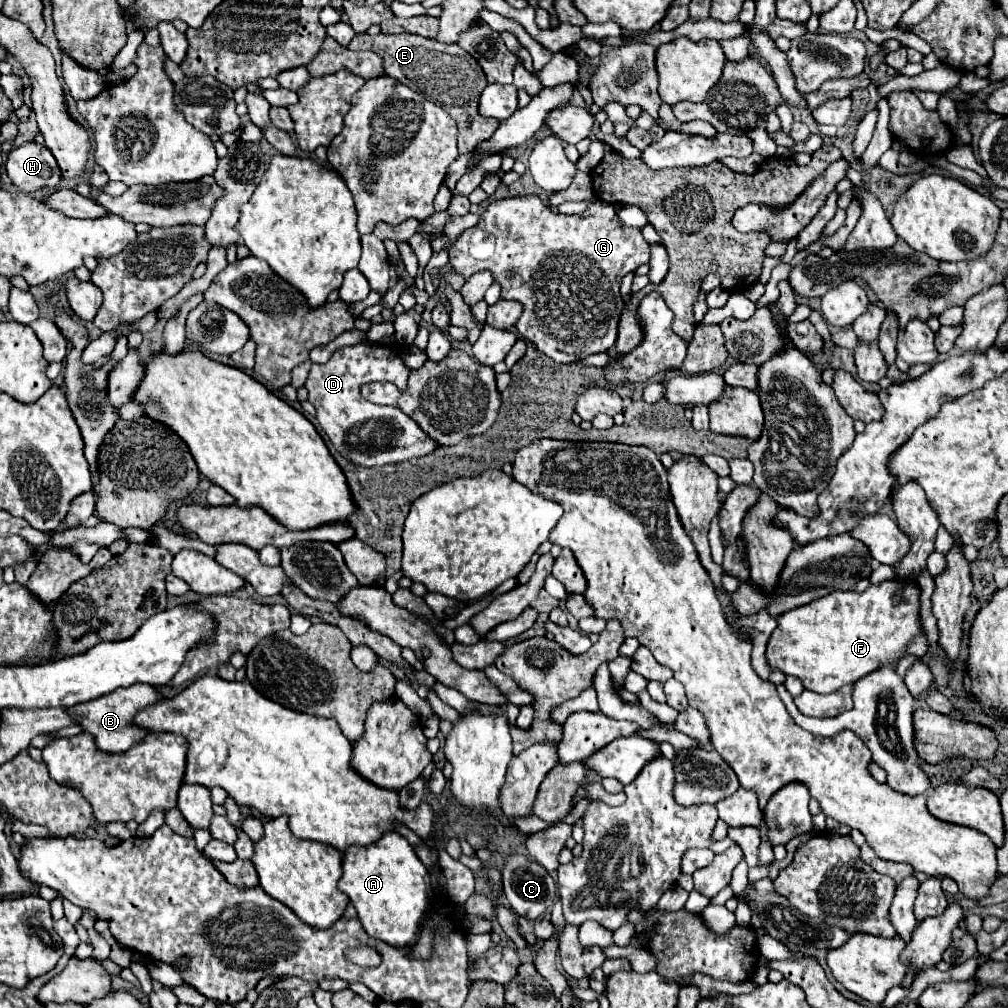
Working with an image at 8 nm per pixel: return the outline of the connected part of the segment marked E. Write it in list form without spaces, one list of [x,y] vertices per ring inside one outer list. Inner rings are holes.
[[[361,33],[355,35],[347,47],[353,51],[377,53],[383,59],[383,69],[387,75],[399,79],[413,91],[419,91],[419,95],[423,95],[425,99],[439,103],[439,107],[443,107],[443,111],[447,111],[457,121],[459,153],[471,153],[479,143],[487,141],[499,127],[497,119],[483,119],[477,111],[479,95],[487,87],[487,79],[479,63],[475,63],[475,59],[459,45],[435,43],[433,39],[413,33],[399,33],[399,35],[379,33],[375,37]]]

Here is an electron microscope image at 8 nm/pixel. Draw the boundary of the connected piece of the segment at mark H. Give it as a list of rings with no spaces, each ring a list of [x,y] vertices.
[[[27,141],[13,149],[7,155],[5,169],[11,183],[25,193],[53,191],[61,177],[53,153],[45,147],[45,143],[37,141]]]

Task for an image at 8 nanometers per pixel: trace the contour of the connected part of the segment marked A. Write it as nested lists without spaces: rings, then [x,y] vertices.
[[[387,831],[379,841],[359,847],[351,845],[343,853],[343,875],[339,889],[347,893],[357,909],[363,929],[373,937],[393,947],[403,947],[417,941],[421,919],[431,907],[433,889],[425,865],[415,855],[413,847],[397,831]]]

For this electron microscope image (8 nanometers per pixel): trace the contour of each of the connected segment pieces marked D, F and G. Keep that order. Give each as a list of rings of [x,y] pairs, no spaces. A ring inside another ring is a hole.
[[[363,341],[359,345],[339,347],[323,365],[311,365],[305,387],[309,391],[309,401],[317,409],[317,423],[341,457],[355,465],[377,467],[399,463],[413,457],[423,457],[439,447],[433,443],[433,439],[427,439],[427,435],[419,431],[419,425],[411,417],[403,415],[403,411],[387,405],[375,405],[361,397],[361,385],[371,381],[391,381],[399,389],[407,387],[409,369],[403,365],[399,355],[401,349],[403,347],[397,343]]]
[[[883,581],[879,585],[869,585],[863,593],[859,591],[833,591],[821,599],[815,599],[803,607],[791,609],[777,617],[777,627],[767,643],[767,665],[771,671],[781,671],[801,679],[803,687],[815,693],[833,693],[847,683],[855,683],[863,675],[875,671],[891,659],[899,659],[907,643],[921,631],[919,619],[919,595],[921,589],[907,587],[899,581]],[[903,587],[903,603],[893,607],[893,593]]]
[[[527,195],[527,197],[513,197],[513,199],[501,199],[501,201],[493,201],[485,213],[481,215],[479,223],[467,231],[463,231],[463,235],[455,241],[455,245],[451,245],[451,251],[449,251],[449,263],[451,263],[451,269],[461,273],[465,279],[469,279],[473,273],[477,271],[491,271],[495,281],[501,285],[501,297],[507,299],[507,301],[519,301],[523,305],[523,313],[519,317],[519,321],[515,323],[515,329],[521,333],[523,339],[531,341],[533,347],[551,357],[555,363],[577,363],[589,355],[595,355],[595,353],[603,353],[603,351],[609,351],[613,345],[615,345],[615,339],[617,339],[617,323],[619,323],[619,317],[621,317],[621,311],[623,311],[623,299],[619,295],[619,285],[621,285],[621,279],[627,275],[627,273],[635,273],[635,269],[641,265],[641,263],[647,263],[649,259],[649,245],[647,241],[643,239],[641,231],[635,229],[635,227],[625,227],[613,205],[607,205],[603,201],[597,201],[593,205],[589,205],[585,209],[585,213],[581,215],[561,215],[561,213],[555,213],[551,211],[547,205],[541,203],[541,199],[537,195]]]

